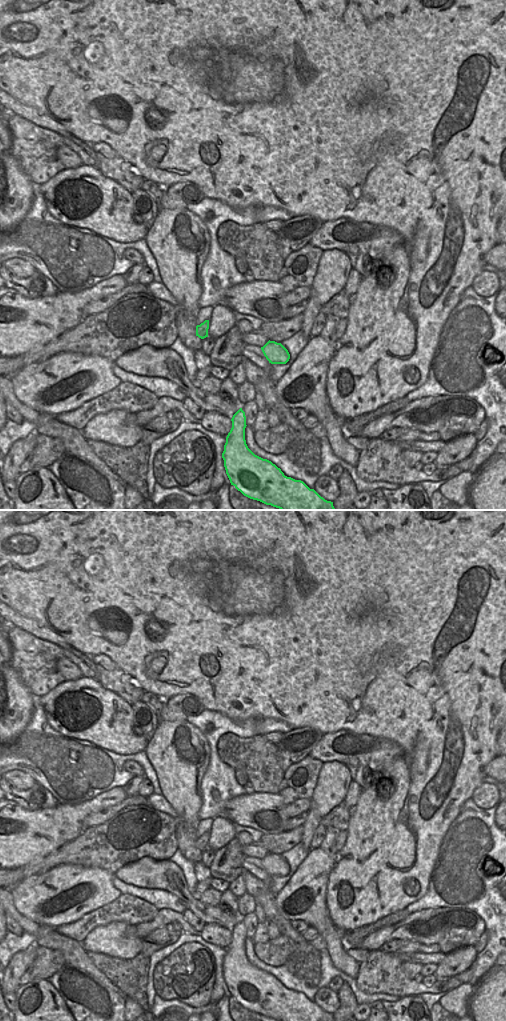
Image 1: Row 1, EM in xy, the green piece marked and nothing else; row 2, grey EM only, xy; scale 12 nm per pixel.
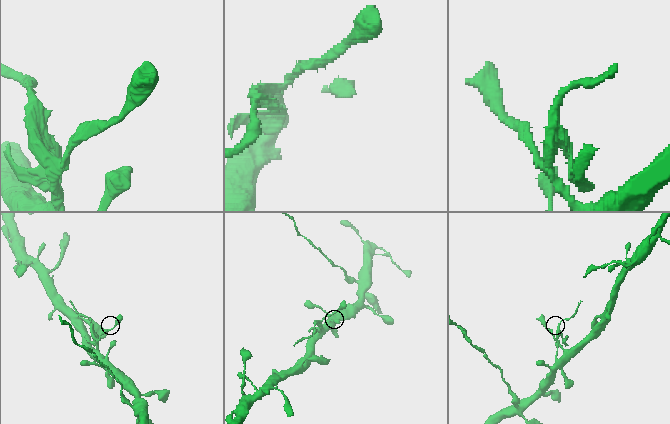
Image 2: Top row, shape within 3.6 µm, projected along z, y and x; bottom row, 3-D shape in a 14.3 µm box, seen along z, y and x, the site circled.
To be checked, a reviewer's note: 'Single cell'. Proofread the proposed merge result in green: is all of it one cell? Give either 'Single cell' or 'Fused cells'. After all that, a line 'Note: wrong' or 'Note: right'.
Fused cells.
Note: wrong

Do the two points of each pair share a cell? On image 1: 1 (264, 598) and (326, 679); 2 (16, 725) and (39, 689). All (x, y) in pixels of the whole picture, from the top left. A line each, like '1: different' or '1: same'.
1: same
2: different

